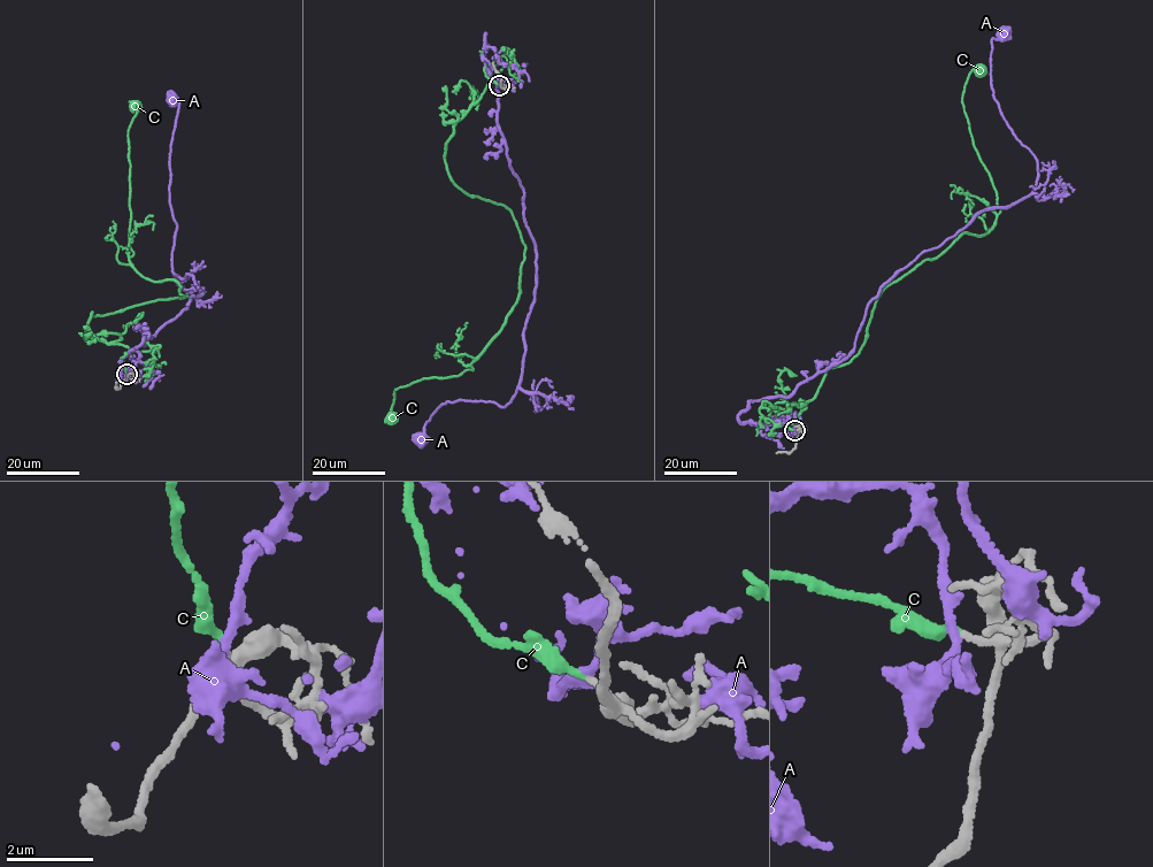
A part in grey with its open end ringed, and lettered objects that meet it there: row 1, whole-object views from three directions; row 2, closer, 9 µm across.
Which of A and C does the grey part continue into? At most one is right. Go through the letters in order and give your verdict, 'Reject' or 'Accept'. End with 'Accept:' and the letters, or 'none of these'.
A: Reject
C: Accept
Accept: C

